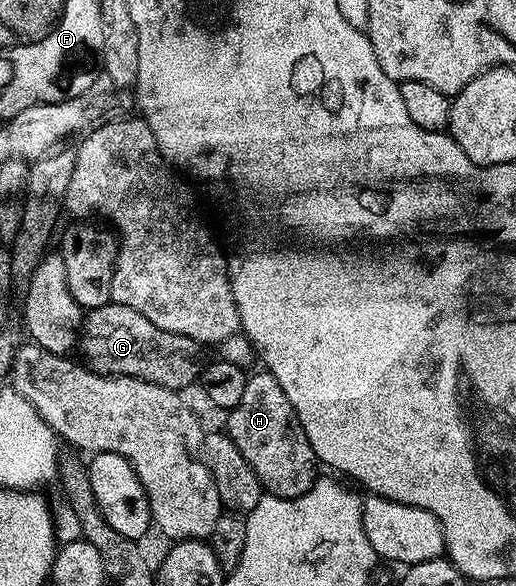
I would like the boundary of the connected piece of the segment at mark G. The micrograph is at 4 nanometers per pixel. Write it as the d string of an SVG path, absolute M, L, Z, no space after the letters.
M109 303L90 309L83 317L81 329L82 359L87 368L102 376L143 379L167 387L170 391L182 393L191 383L203 375L205 363L204 345L193 338L173 334L153 326L145 314L137 314L133 306Z

